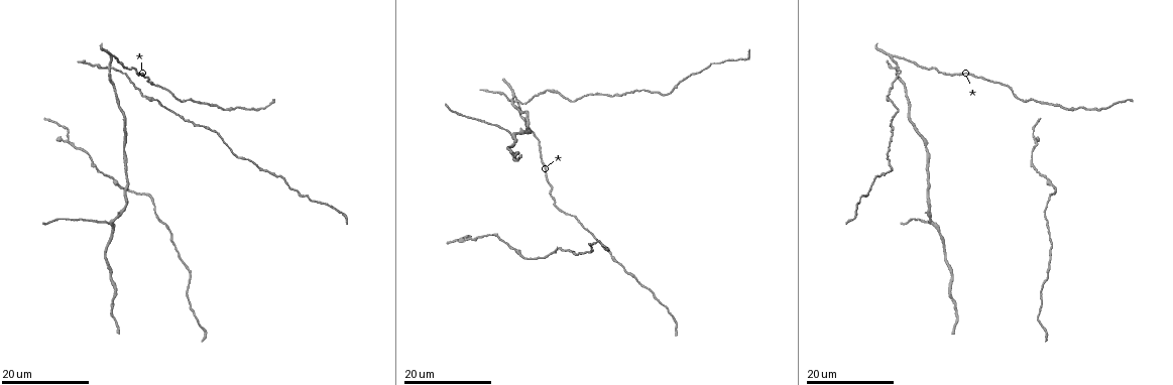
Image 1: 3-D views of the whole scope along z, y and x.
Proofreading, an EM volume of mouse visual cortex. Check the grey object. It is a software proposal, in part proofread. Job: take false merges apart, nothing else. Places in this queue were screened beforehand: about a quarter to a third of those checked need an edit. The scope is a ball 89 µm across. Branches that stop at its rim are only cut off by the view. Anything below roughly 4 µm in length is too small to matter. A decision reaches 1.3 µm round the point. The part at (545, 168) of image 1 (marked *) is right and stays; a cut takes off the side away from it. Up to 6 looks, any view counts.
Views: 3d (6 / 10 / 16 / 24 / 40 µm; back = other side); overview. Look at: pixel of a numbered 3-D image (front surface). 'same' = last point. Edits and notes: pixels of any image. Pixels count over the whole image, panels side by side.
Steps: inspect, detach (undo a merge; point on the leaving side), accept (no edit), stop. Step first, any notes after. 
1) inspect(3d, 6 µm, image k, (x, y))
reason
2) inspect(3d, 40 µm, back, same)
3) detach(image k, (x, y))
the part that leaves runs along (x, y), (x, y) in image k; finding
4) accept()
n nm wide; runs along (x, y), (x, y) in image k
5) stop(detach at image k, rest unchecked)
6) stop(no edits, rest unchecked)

inspect(3d, 24 µm, image 1, (1034, 152))

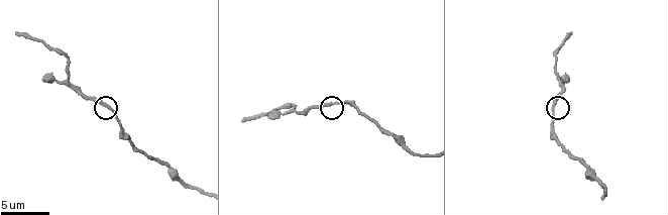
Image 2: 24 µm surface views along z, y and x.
inspect(3d, 6 µm, image 2, (554, 107))

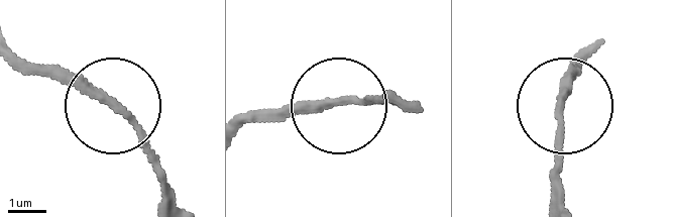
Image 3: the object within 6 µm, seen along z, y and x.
accept()
one neuron here

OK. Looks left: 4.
inspect(3d, 24 µm, image 1, (111, 222))
branch point

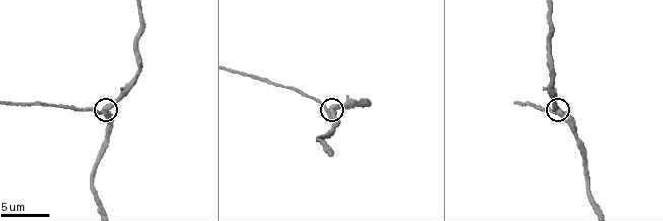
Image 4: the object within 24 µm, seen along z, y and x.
inspect(3d, 6 µm, image 4, (330, 111))
closer look

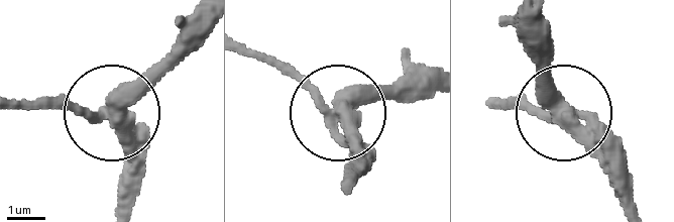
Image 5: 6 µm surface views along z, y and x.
detach(image 5, (91, 117))
3 arms; the part that leaves runs along (128, 129), (64, 110), (16, 110) in image 5; a second neuron is stuck on

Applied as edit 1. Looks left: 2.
stop(detach at image 5, rest unchecked)

